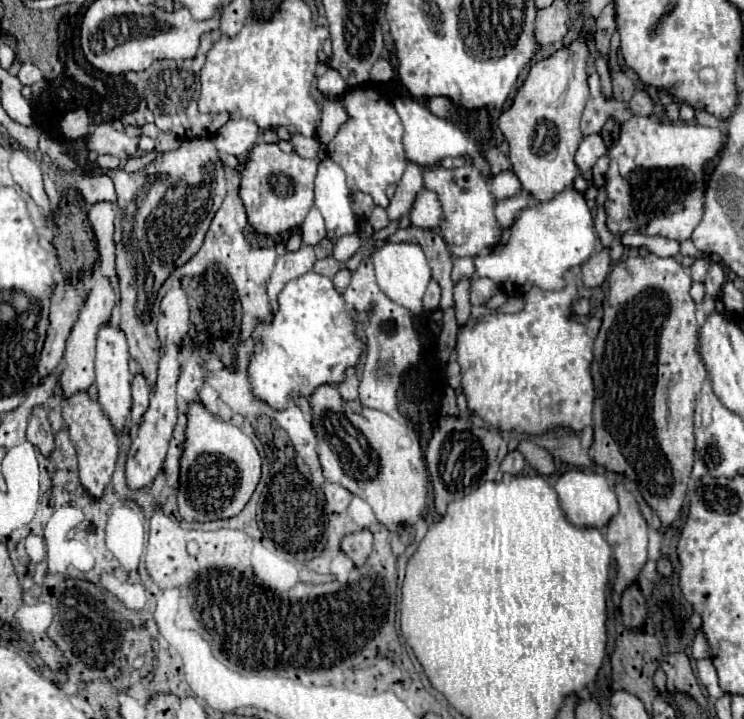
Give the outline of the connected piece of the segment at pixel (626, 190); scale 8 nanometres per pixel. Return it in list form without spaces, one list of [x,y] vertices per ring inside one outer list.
[[[632,116],[622,124],[620,140],[610,150],[610,168],[606,174],[606,214],[608,228],[614,236],[636,230],[642,234],[660,234],[678,242],[690,238],[692,230],[702,220],[704,210],[704,164],[724,146],[724,136],[718,128],[706,128],[686,122],[654,122],[654,118]]]

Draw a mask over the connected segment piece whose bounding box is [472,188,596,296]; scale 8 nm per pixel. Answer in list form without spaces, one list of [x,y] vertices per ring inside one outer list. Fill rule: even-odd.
[[[572,188],[558,192],[548,202],[538,202],[534,206],[518,210],[512,226],[510,238],[486,254],[474,256],[474,278],[490,278],[510,296],[522,296],[532,286],[542,290],[562,290],[564,272],[572,266],[580,266],[590,258],[596,246],[594,220],[586,206],[582,194]]]

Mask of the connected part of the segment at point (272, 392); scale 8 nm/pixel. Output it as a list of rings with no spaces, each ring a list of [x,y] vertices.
[[[308,272],[288,282],[280,292],[278,302],[280,302],[280,310],[272,316],[272,320],[260,324],[254,332],[254,338],[258,340],[258,348],[252,354],[248,366],[248,378],[256,398],[264,400],[276,410],[282,410],[292,402],[294,394],[310,396],[320,384],[340,384],[344,378],[344,370],[348,366],[358,364],[364,342],[354,332],[352,318],[346,314],[344,298],[334,290],[332,280],[322,274]]]

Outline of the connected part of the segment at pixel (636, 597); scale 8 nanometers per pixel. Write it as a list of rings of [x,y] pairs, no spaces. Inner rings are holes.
[[[638,584],[628,586],[622,592],[622,604],[620,604],[622,620],[628,628],[640,628],[646,620],[646,600],[638,588]]]

